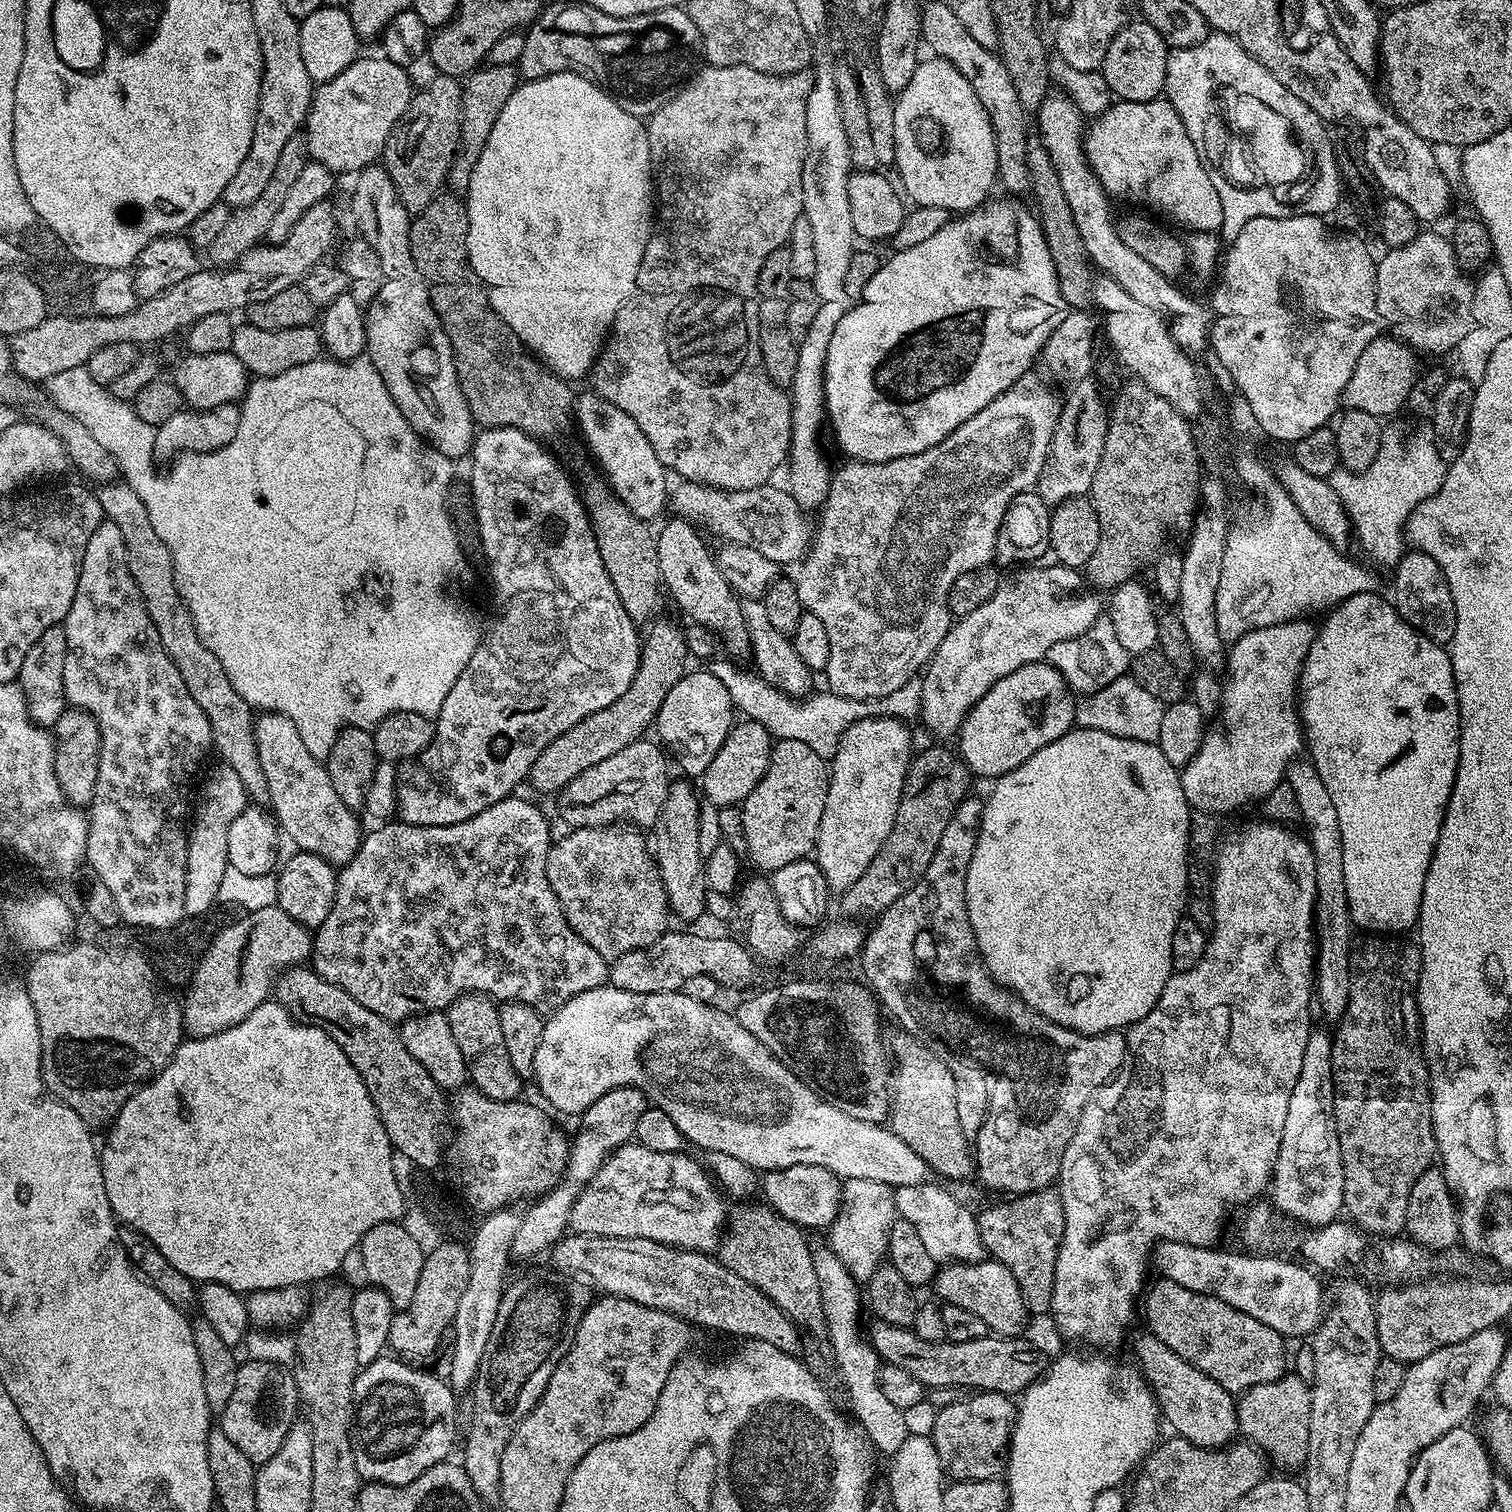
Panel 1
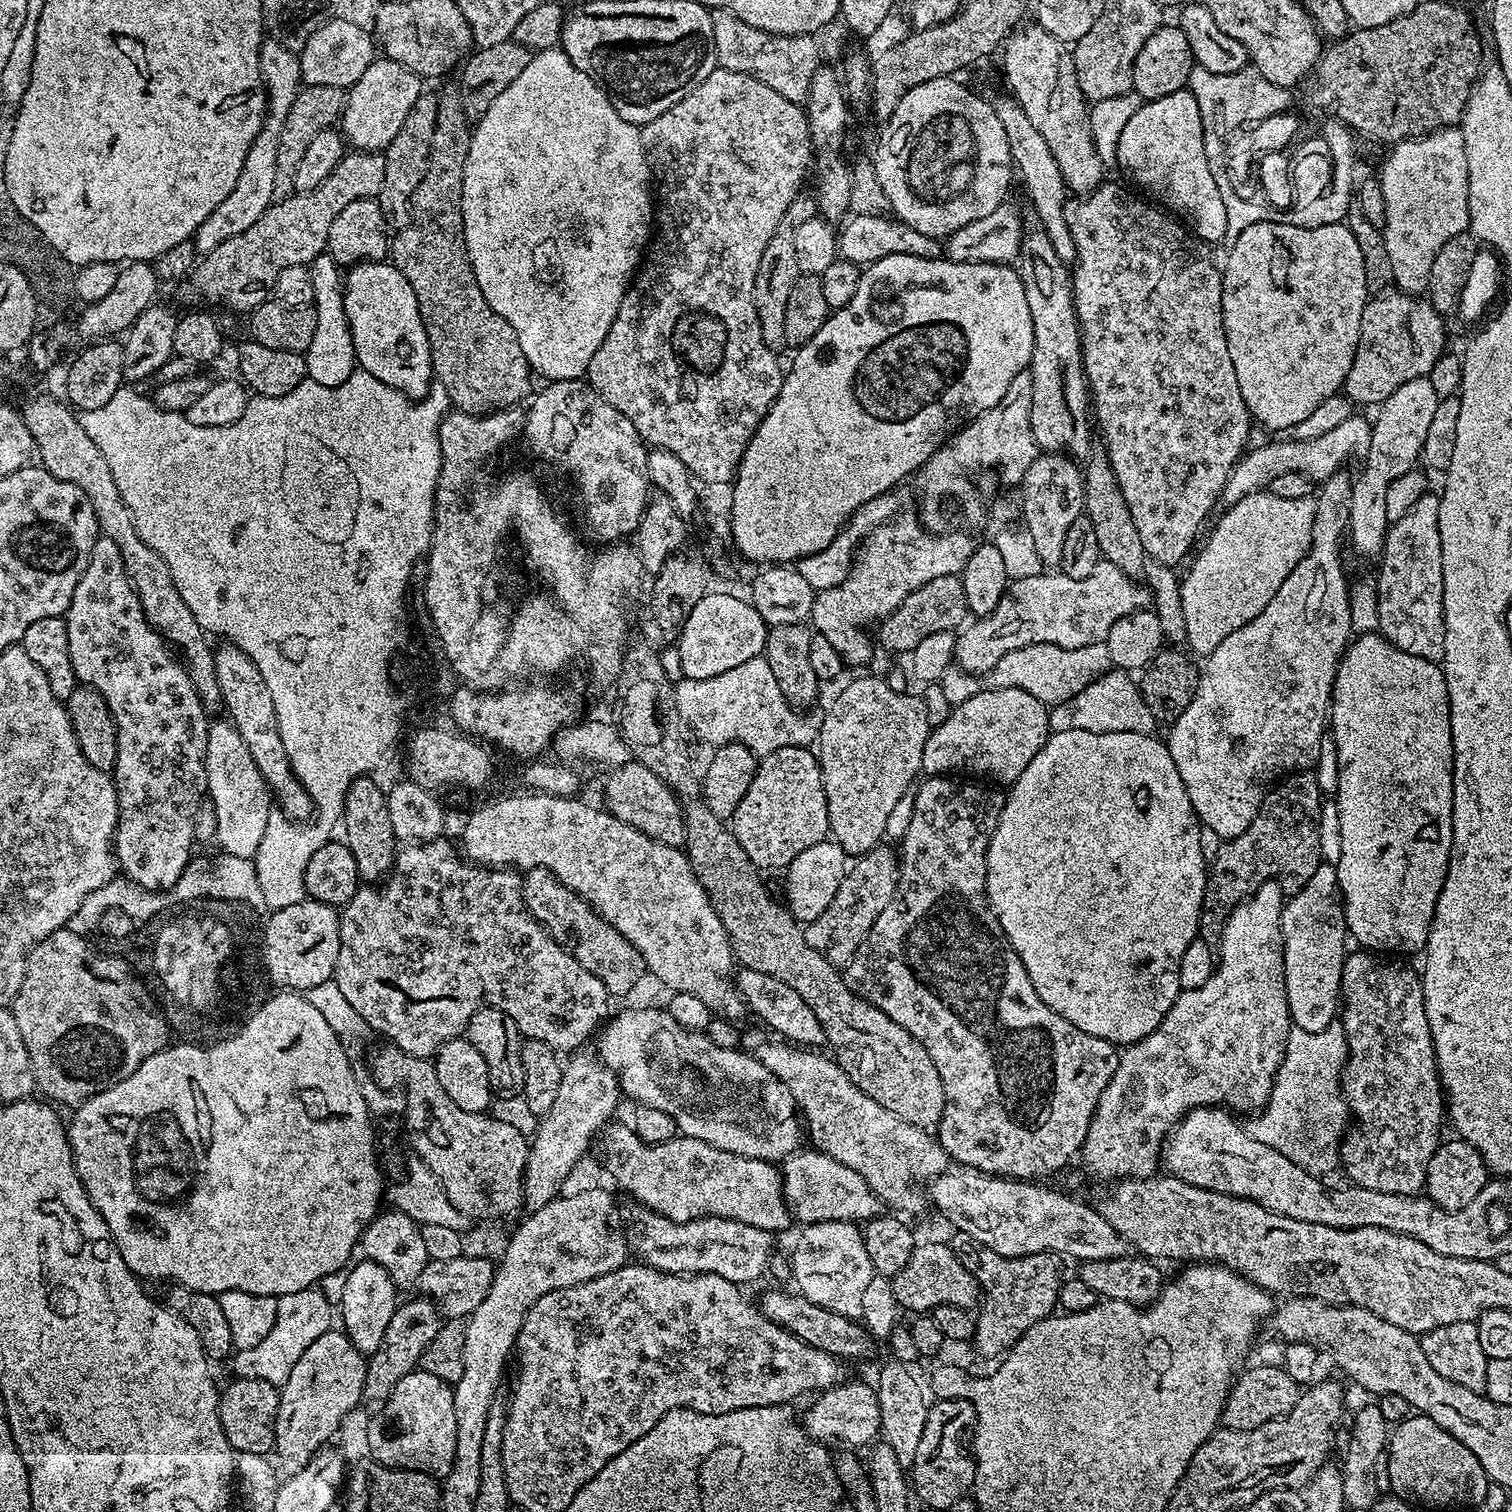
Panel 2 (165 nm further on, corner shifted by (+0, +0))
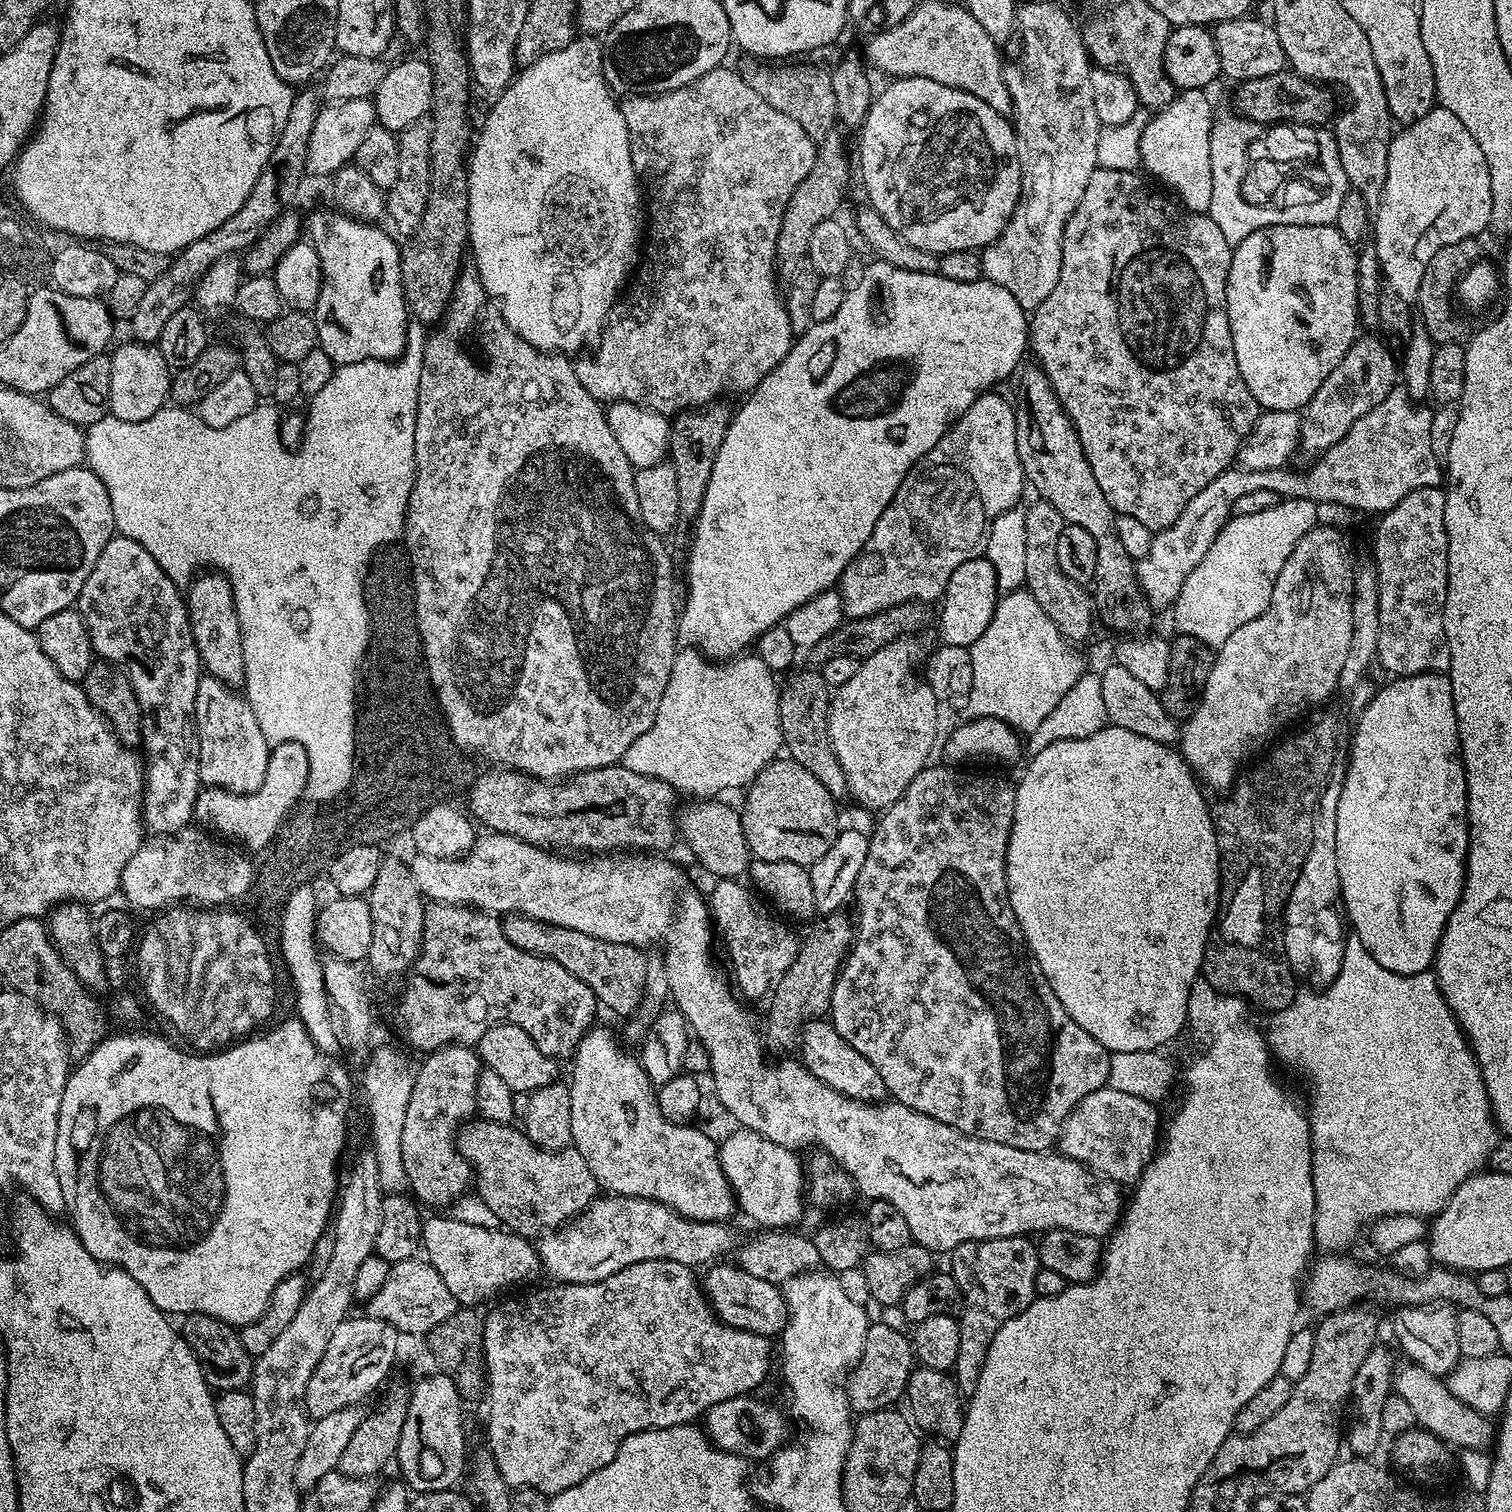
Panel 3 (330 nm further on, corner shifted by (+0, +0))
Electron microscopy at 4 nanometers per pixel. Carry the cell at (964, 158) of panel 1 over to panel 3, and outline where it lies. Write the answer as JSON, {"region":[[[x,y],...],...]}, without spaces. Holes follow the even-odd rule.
{"region":[[[906,76],[896,78],[891,81],[889,88],[879,89],[878,95],[873,99],[872,105],[869,106],[869,112],[865,116],[863,124],[858,129],[860,135],[860,168],[858,164],[858,176],[864,179],[864,192],[868,195],[867,203],[874,210],[878,210],[878,214],[882,214],[882,218],[886,218],[886,222],[890,222],[892,229],[897,232],[901,240],[910,242],[910,246],[918,246],[918,250],[926,250],[933,254],[943,254],[946,252],[961,252],[962,250],[970,250],[971,252],[983,250],[989,244],[993,244],[998,237],[1003,234],[1004,227],[1008,224],[1008,219],[1014,214],[1016,203],[1020,200],[1020,163],[1018,162],[1018,146],[1016,145],[1016,130],[1010,123],[1009,117],[998,114],[994,110],[990,110],[990,106],[986,106],[986,102],[982,102],[982,98],[974,98],[974,94],[966,94],[957,88],[946,86],[942,82],[934,82],[930,78],[922,78],[921,76]]]}

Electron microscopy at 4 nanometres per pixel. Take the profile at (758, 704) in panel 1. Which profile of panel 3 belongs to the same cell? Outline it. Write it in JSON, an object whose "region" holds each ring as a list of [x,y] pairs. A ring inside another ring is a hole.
{"region":[[[691,646],[681,647],[674,658],[674,666],[670,666],[670,682],[666,682],[666,691],[662,694],[662,702],[658,702],[658,714],[654,714],[654,726],[650,726],[650,730],[646,730],[646,734],[642,734],[642,738],[636,739],[630,746],[630,750],[626,750],[622,761],[625,766],[634,770],[634,774],[653,776],[676,789],[677,793],[684,795],[685,792],[686,795],[692,796],[688,798],[716,798],[724,794],[720,792],[728,792],[731,788],[747,789],[754,777],[781,755],[784,743],[780,725],[780,688],[778,680],[777,684],[775,680],[777,677],[758,655],[748,655],[741,654],[727,662],[716,663],[705,658]]]}

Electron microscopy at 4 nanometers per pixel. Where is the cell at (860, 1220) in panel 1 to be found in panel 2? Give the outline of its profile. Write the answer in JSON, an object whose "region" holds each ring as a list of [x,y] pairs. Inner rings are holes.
{"region":[[[851,1220],[818,1222],[799,1230],[800,1237],[792,1252],[792,1276],[800,1295],[826,1310],[834,1310],[834,1314],[860,1318],[862,1294],[874,1275],[863,1231]]]}

